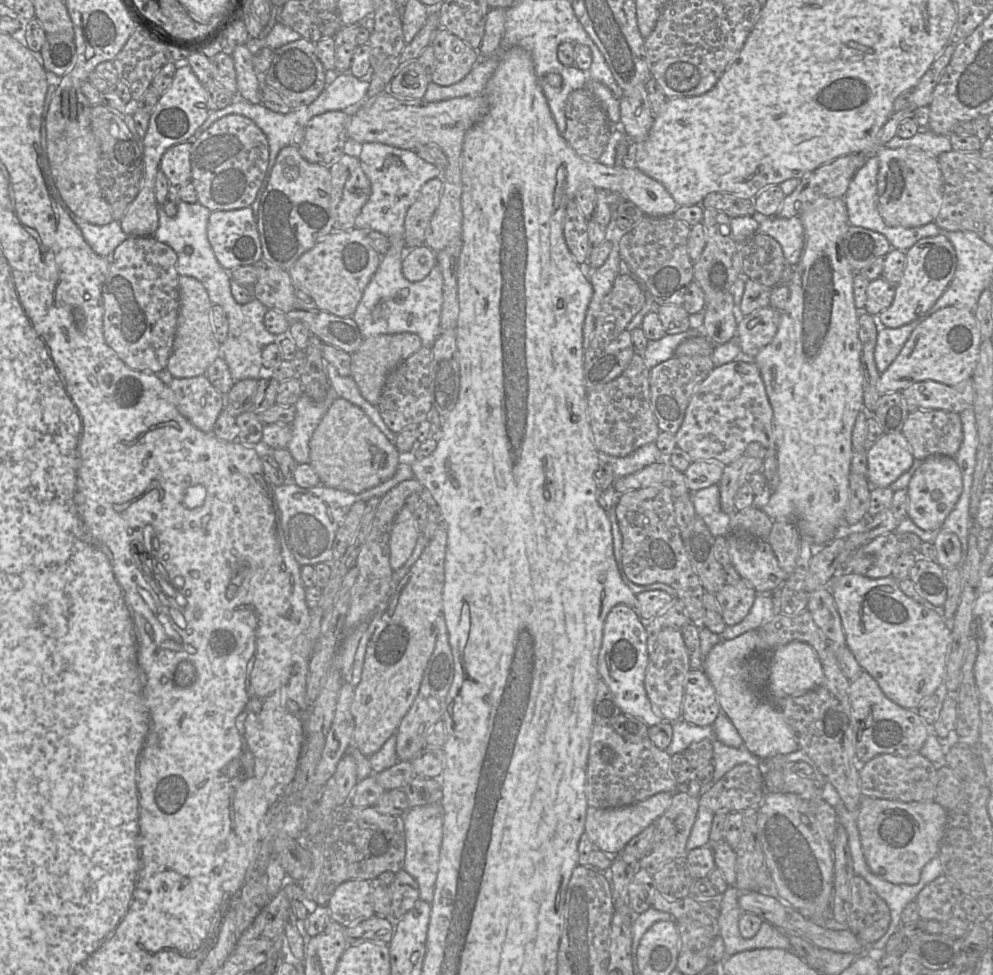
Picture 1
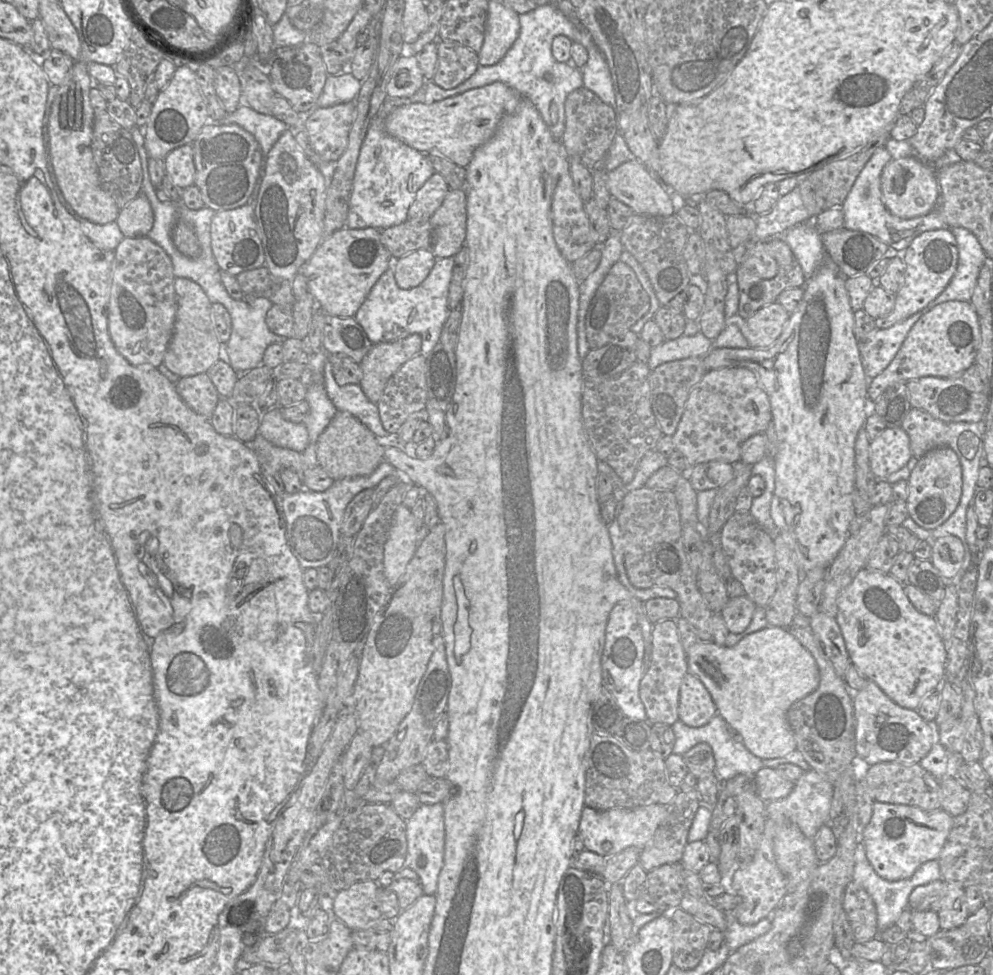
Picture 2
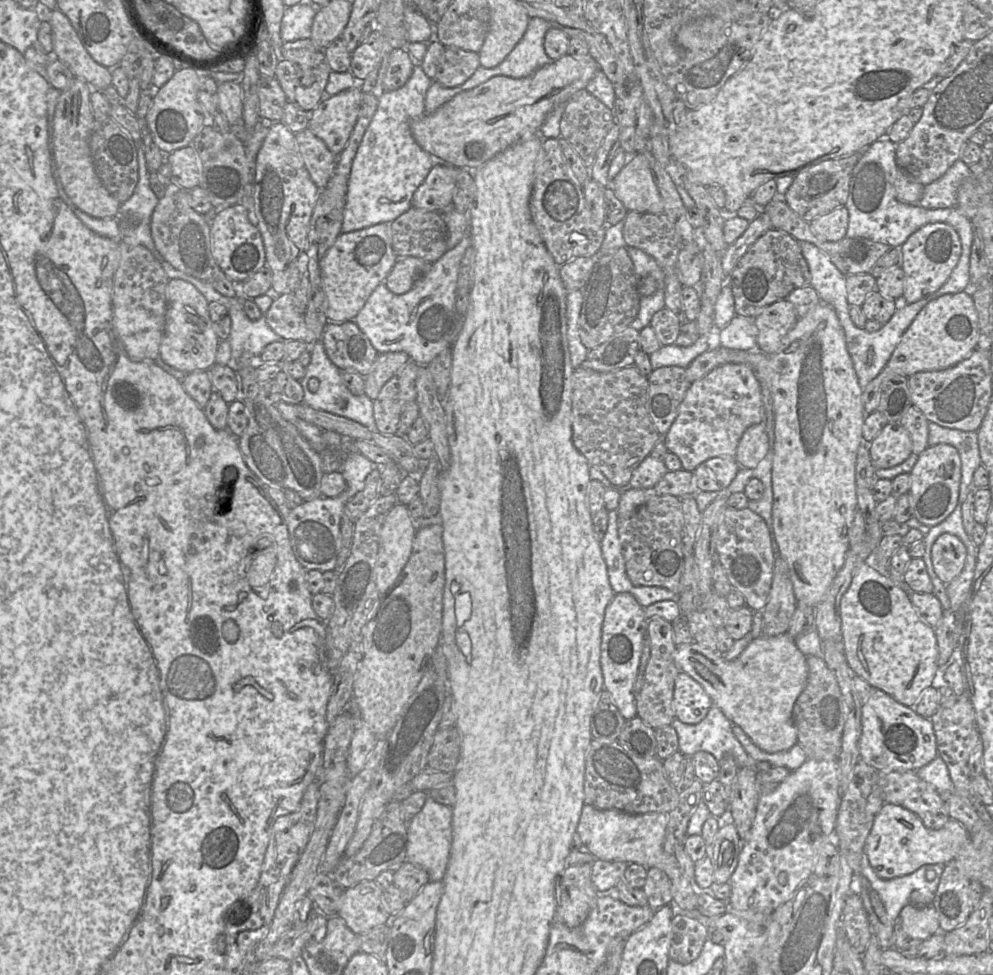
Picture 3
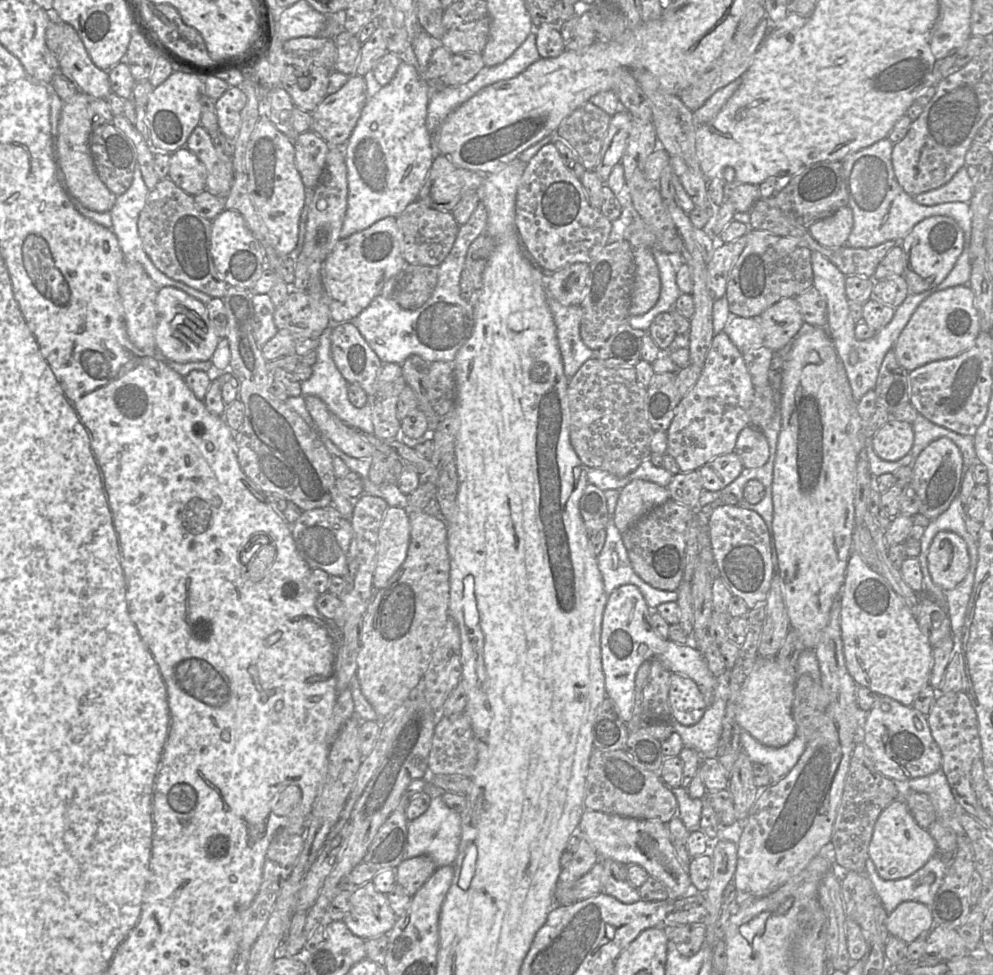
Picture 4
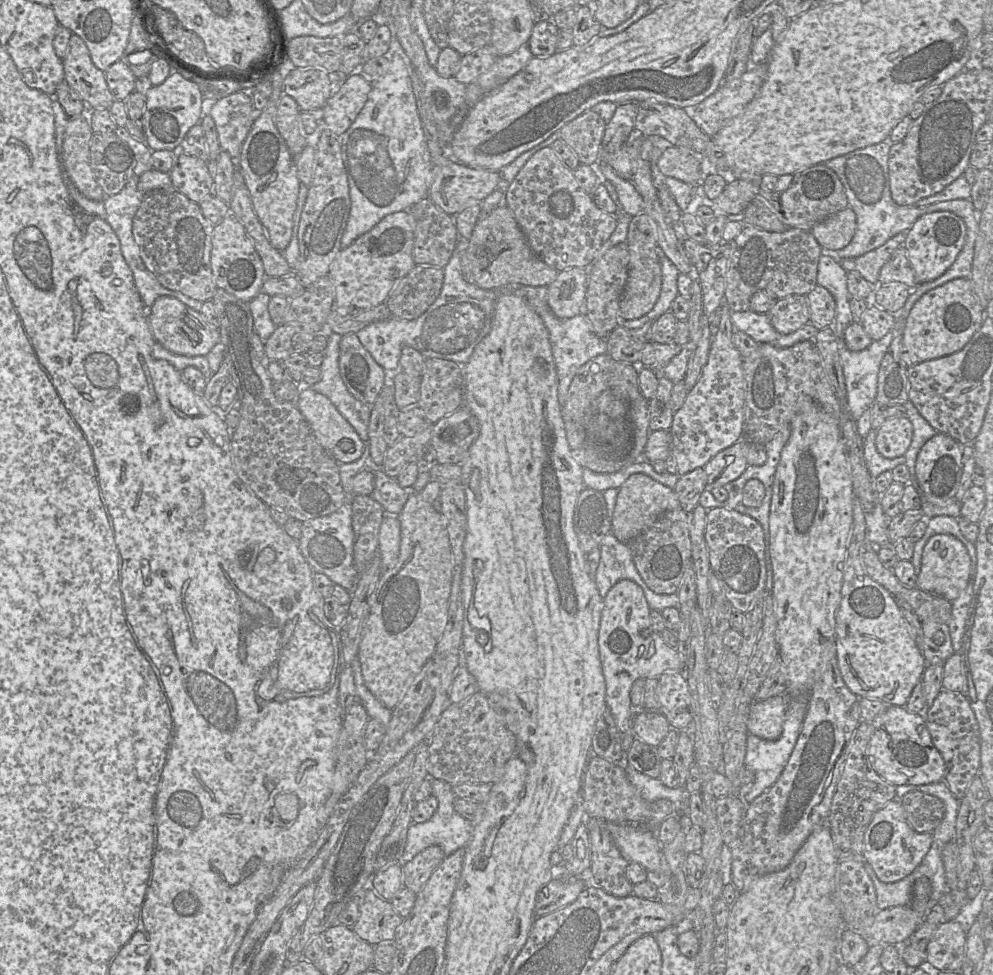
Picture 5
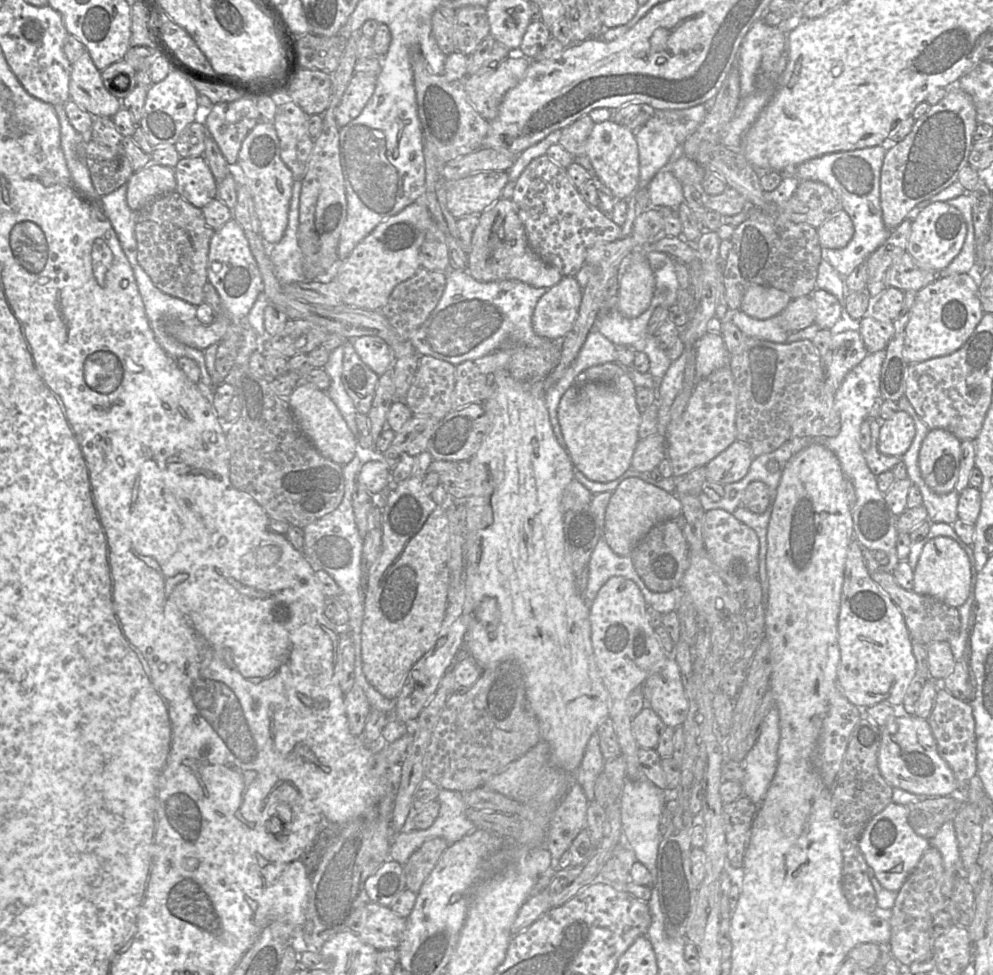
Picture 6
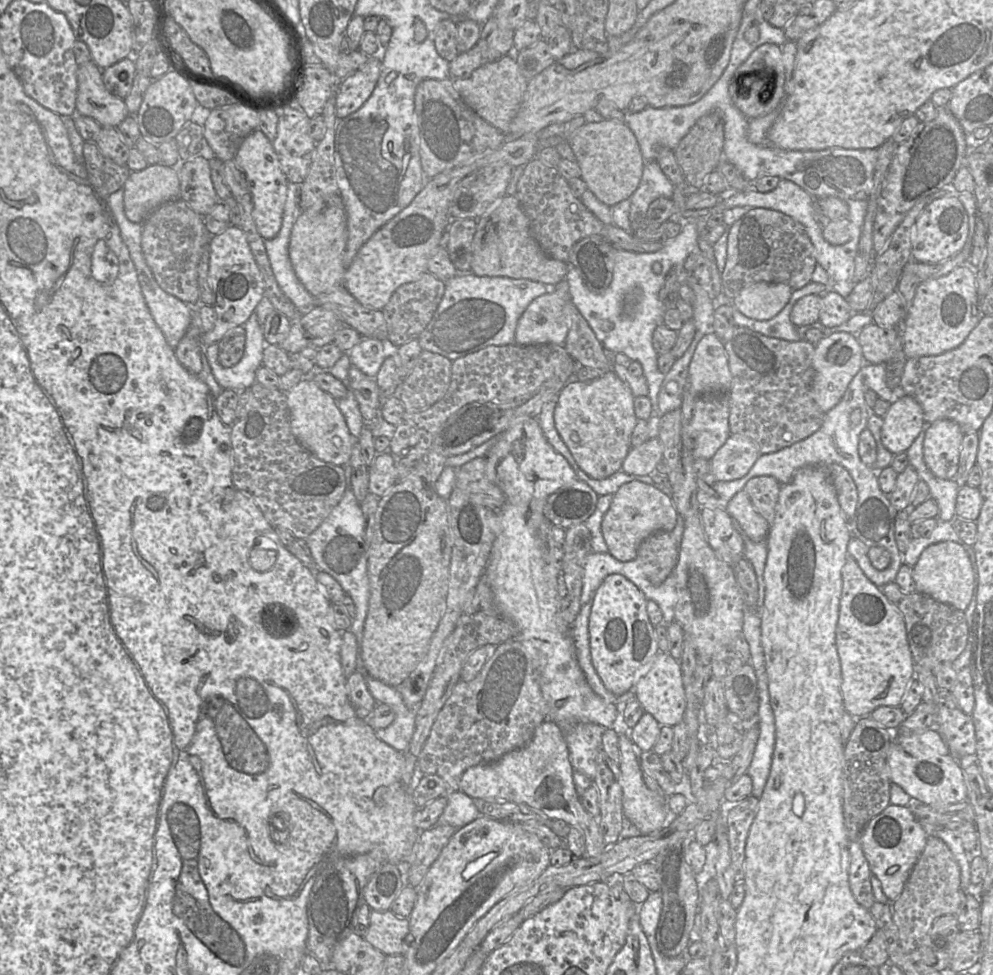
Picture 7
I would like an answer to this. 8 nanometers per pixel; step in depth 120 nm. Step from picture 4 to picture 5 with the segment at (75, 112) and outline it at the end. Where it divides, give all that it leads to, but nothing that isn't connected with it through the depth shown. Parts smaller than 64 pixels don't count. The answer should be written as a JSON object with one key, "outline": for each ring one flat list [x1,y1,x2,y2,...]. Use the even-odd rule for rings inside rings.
{"outline":[[87,115,68,118,60,160,62,169,86,198,104,201,105,195,90,166,90,142,93,134]]}

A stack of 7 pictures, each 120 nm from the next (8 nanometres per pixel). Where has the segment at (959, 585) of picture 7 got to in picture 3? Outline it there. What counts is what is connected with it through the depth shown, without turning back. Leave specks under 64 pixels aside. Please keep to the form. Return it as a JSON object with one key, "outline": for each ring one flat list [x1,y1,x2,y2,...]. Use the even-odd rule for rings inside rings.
{"outline":[[950,533,941,534,932,547,932,562,935,573,949,584,962,572,967,558,964,543]]}

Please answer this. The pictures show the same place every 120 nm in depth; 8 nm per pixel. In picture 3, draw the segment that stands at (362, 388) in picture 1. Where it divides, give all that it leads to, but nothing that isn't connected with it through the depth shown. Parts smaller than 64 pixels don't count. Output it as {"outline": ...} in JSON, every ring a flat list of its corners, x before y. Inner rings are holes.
{"outline":[[406,352,380,353,364,377,365,394,375,400,382,387,410,360]]}

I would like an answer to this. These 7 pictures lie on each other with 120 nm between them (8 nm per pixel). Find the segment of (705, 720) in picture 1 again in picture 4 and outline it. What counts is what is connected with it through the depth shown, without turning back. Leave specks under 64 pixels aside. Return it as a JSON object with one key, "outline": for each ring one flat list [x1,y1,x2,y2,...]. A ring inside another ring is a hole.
{"outline":[[672,673,669,680,671,719,684,726,696,724,707,708,698,685,687,676]]}

